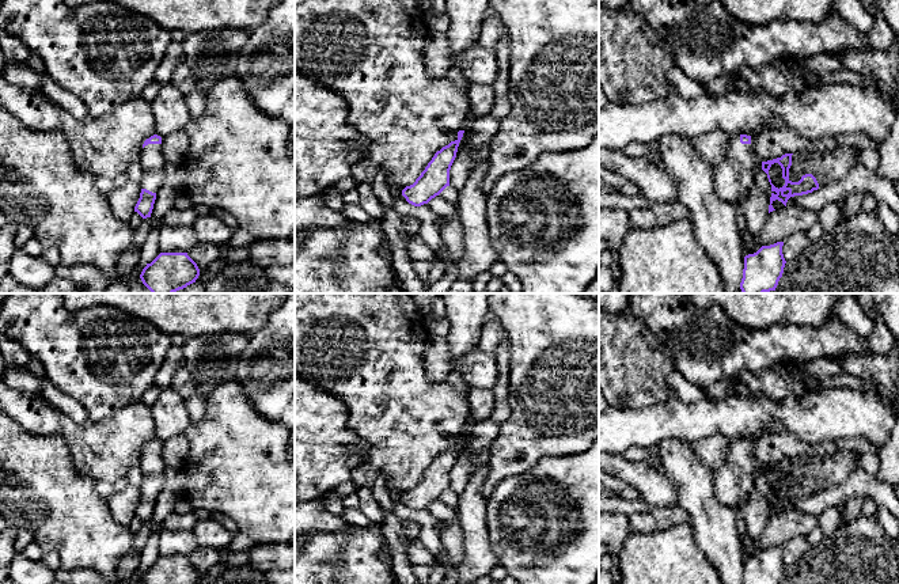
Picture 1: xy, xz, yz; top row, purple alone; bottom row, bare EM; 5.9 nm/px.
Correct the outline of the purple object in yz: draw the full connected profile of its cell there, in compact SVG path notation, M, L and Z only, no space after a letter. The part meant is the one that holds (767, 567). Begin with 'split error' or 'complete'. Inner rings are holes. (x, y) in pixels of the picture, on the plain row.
complete; M777 546L746 560L741 584L779 584L786 568L782 550L784 546Z

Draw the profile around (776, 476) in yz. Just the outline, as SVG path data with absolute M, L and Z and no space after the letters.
M778 467L771 469L769 474L769 479L770 479L771 488L775 492L779 493L785 489L785 483L782 482L782 473Z

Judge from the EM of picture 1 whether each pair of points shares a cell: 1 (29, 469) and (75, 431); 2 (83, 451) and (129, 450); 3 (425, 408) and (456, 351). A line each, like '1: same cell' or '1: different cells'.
1: different cells
2: same cell
3: different cells

